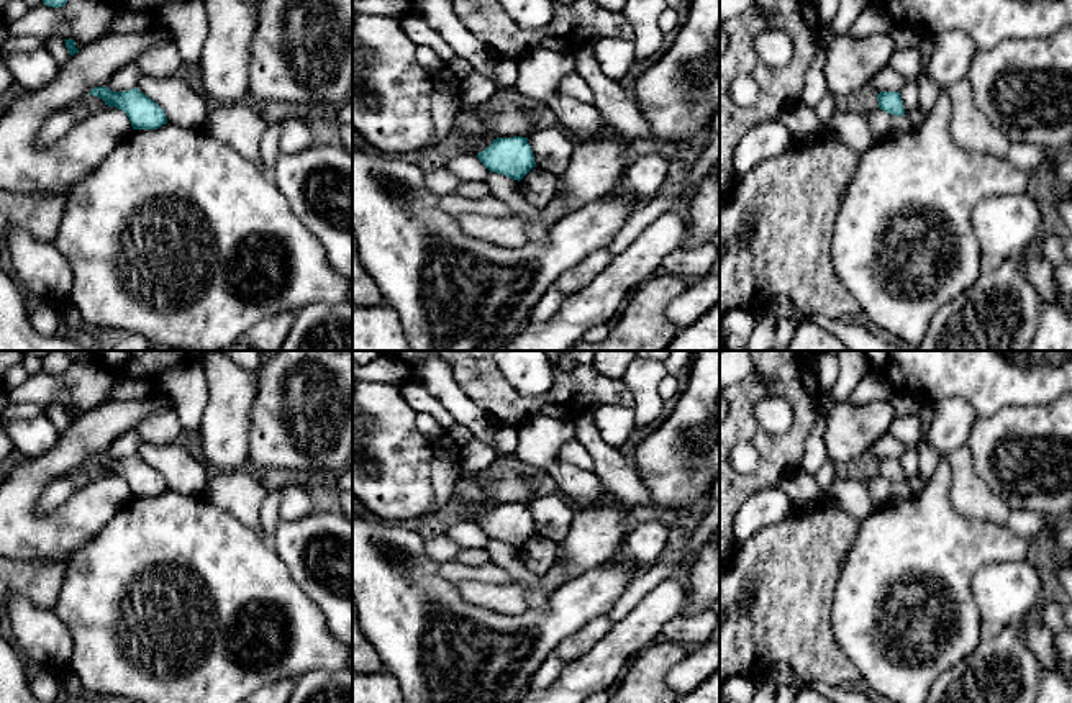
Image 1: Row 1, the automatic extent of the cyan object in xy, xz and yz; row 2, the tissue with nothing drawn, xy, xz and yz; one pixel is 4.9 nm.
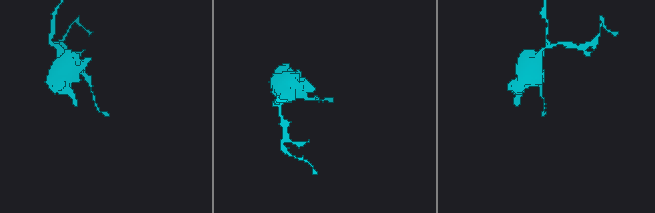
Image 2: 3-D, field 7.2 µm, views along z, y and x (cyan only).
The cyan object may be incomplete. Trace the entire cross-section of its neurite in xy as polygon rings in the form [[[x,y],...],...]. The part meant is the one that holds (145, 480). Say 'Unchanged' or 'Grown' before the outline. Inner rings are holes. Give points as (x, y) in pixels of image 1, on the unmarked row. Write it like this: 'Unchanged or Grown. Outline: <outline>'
Unchanged. Outline: [[[93,454],[89,462],[98,464],[105,472],[125,478],[133,497],[157,497],[167,490],[164,477],[139,456],[113,459],[108,454]]]

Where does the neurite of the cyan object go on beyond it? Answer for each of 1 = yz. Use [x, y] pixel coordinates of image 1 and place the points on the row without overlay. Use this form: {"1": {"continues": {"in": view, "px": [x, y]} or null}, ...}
{"1": {"continues": null}}

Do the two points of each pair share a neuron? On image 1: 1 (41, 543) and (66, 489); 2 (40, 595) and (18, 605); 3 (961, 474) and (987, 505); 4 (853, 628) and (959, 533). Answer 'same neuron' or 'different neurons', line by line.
1: different neurons
2: different neurons
3: same neuron
4: same neuron

